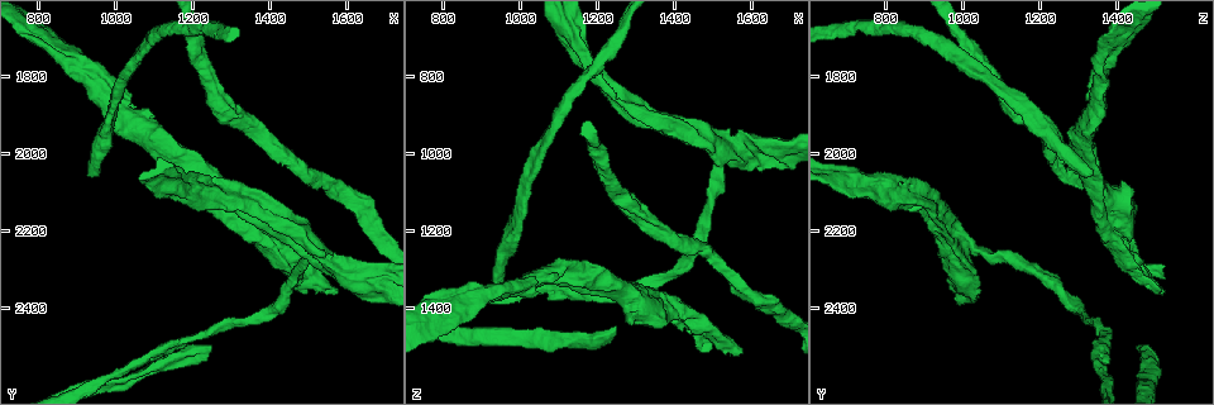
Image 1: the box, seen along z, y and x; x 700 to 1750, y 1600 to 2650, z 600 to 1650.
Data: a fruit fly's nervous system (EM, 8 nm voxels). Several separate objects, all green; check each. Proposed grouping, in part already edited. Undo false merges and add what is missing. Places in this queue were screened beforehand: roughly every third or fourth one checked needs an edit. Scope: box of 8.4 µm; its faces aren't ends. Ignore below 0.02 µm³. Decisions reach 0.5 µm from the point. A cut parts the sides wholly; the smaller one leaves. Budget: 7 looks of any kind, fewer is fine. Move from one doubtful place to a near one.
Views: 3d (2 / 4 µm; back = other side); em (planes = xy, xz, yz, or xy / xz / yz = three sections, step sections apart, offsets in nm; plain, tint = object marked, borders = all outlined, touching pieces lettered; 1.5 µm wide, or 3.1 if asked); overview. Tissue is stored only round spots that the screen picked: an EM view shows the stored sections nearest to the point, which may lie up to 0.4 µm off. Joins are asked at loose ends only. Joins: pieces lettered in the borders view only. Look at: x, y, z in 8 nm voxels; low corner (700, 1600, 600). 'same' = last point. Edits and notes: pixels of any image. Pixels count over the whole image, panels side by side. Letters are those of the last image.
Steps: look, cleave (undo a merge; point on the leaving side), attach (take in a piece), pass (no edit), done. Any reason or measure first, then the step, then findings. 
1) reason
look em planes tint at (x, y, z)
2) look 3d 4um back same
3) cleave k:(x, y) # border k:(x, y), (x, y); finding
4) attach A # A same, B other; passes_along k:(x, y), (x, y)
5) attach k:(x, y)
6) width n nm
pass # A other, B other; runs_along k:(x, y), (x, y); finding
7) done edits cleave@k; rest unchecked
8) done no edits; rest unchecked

look em planes borders at (1570, 2360, 1510)

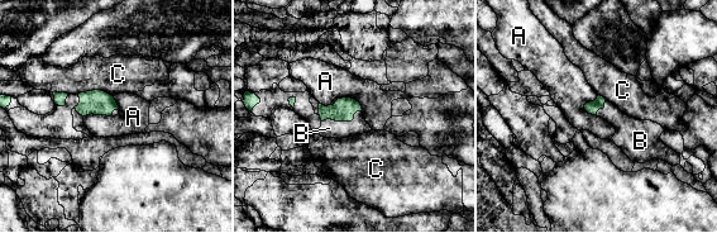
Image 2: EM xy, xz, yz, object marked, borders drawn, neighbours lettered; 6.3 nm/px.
attach B # A other, B same, C other; passes_along 2:(343, 110), (342, 120), (329, 128); it goes on there

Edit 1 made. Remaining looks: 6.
look overview

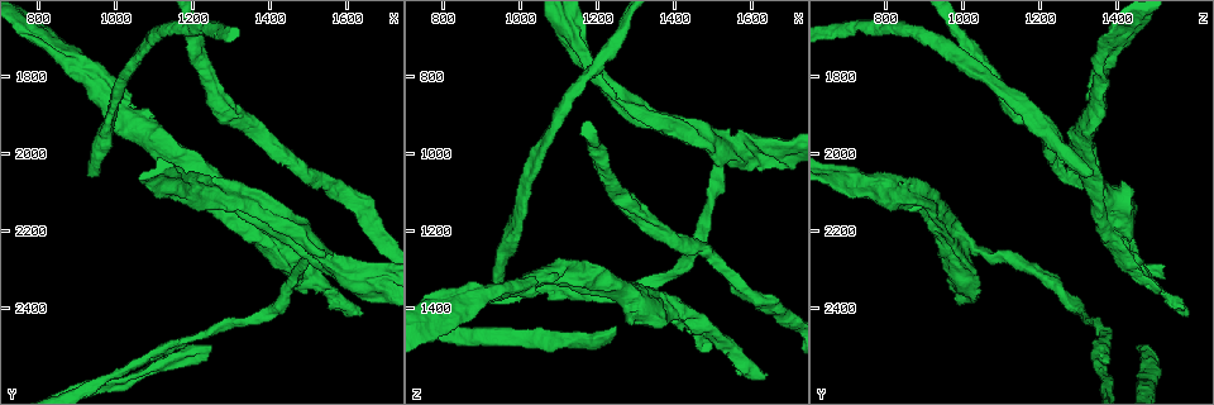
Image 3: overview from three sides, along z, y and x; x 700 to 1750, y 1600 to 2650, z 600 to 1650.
branch stops here
look 3d 2um at (1245, 2495, 1450)

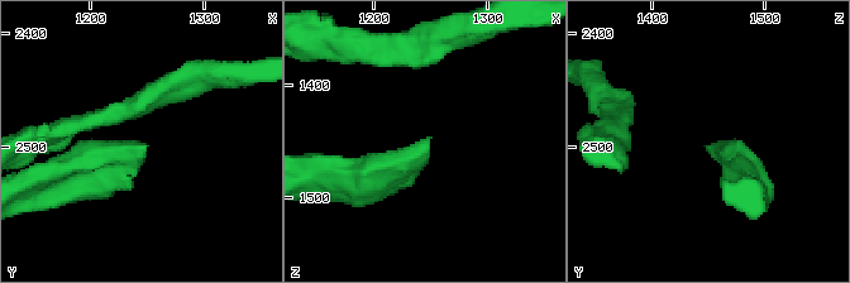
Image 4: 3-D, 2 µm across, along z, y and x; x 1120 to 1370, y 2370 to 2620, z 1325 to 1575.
need the tissue
look em xz step 4 tint at (1250, 2498, 1448)

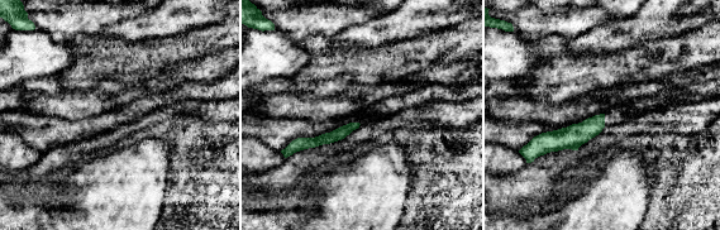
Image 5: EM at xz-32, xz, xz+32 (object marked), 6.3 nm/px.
look em planes borders same

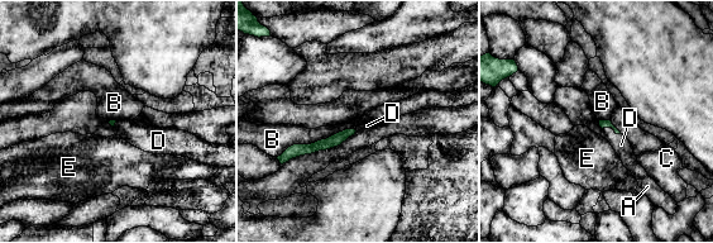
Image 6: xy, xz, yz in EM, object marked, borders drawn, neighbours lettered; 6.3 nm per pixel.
longest_contact B 550 nm
attach D # A other, B other, C other, D same, E other; passes_along 6:(602, 123), (611, 127), (621, 144); the cell continues

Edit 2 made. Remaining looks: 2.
done edits attach@2, attach@6; rest unchecked

